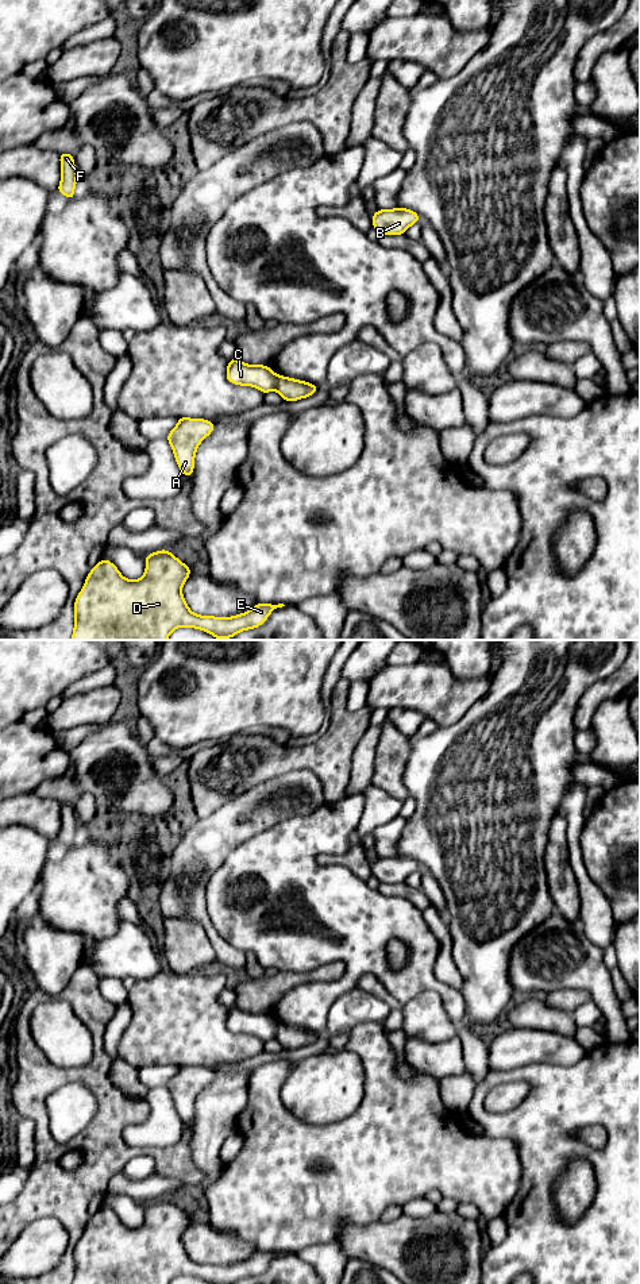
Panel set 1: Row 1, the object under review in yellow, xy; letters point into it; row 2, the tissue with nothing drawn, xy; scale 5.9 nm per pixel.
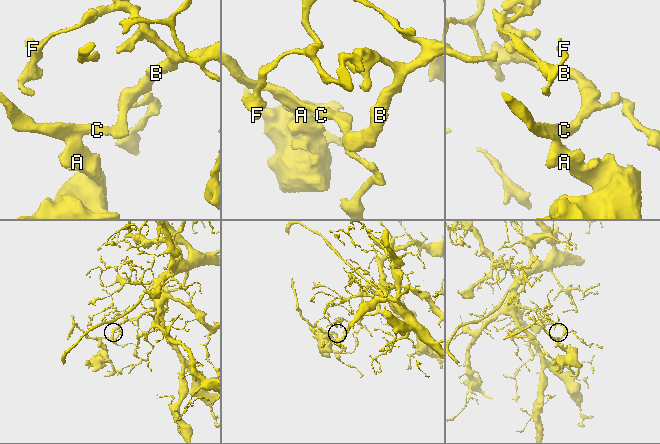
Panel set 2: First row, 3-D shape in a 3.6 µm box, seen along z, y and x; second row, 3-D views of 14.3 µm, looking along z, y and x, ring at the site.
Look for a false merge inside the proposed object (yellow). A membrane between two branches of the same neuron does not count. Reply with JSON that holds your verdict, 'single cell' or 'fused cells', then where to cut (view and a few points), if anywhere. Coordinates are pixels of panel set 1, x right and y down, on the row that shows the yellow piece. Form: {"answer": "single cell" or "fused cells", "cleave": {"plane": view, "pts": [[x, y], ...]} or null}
{"answer": "fused cells", "cleave": {"plane": "xy", "pts": [[277, 376], [277, 386], [274, 389]]}}

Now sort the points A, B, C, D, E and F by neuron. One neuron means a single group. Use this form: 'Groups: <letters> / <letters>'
Groups: A C D E / B F

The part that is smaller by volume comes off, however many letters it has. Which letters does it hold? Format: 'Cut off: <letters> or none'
Cut off: A, C, D, E

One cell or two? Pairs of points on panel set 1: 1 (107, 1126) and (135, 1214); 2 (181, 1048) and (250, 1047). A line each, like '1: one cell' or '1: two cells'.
1: two cells
2: one cell

